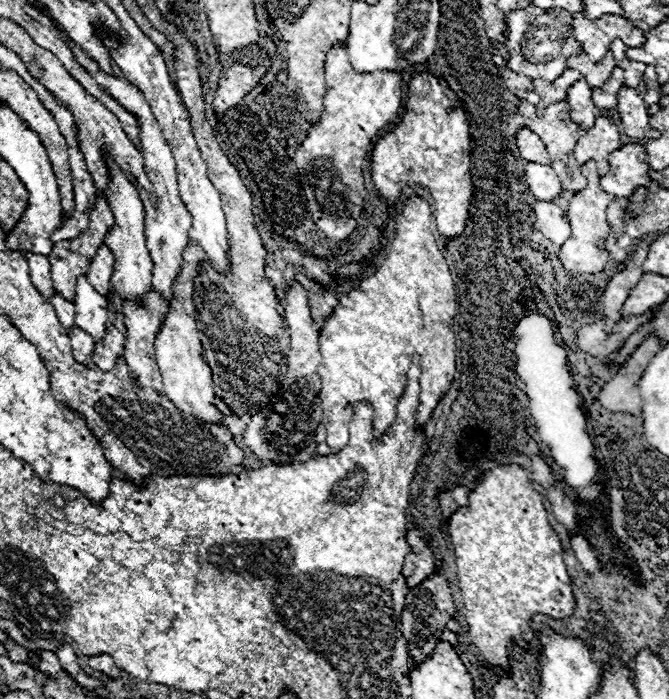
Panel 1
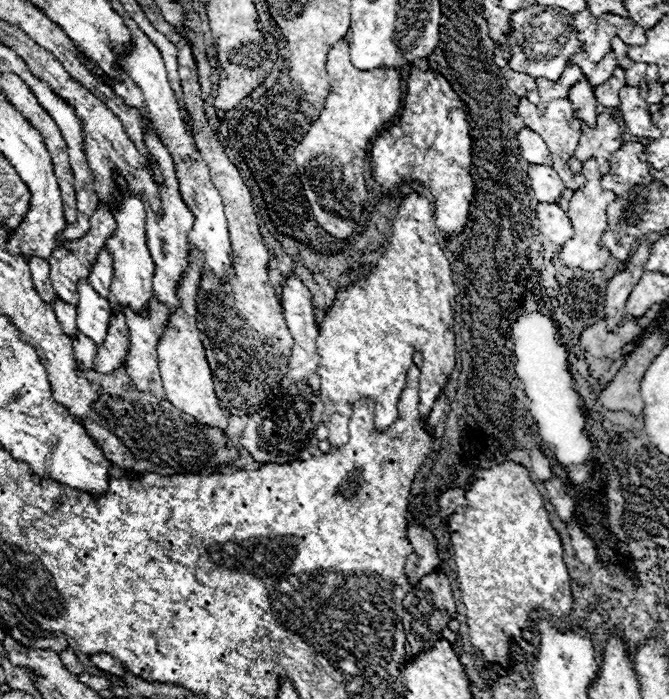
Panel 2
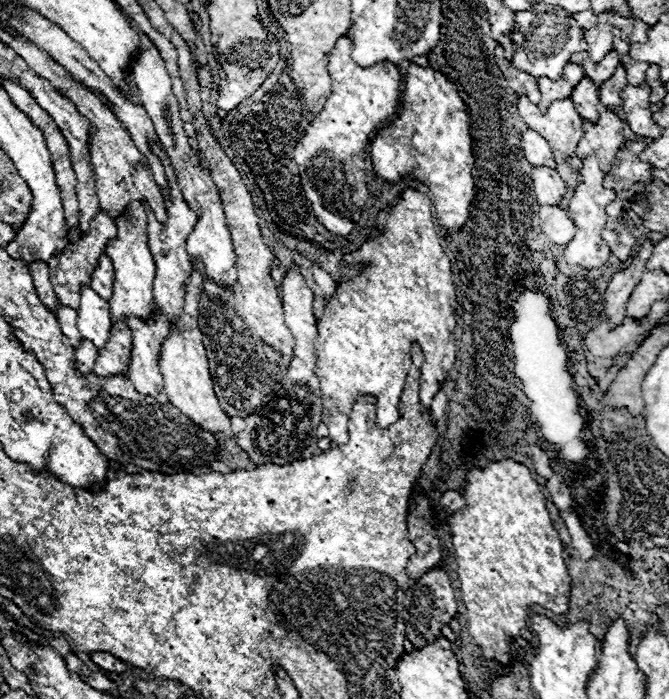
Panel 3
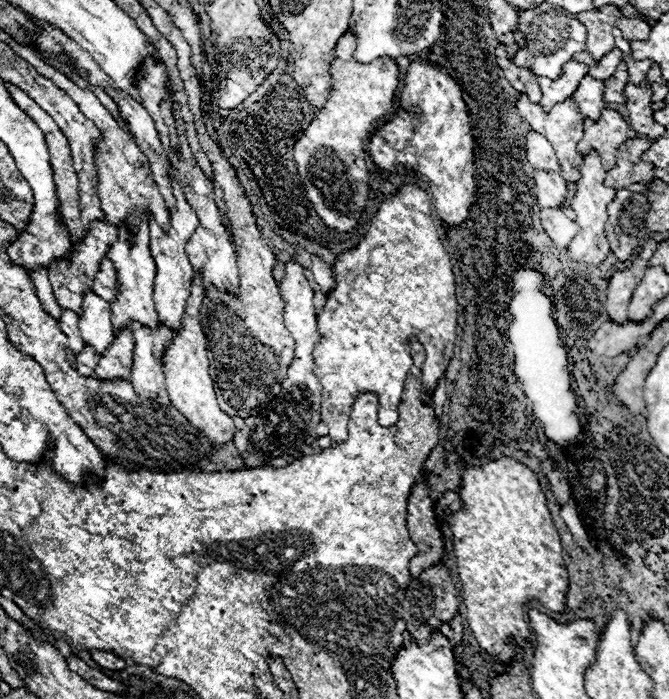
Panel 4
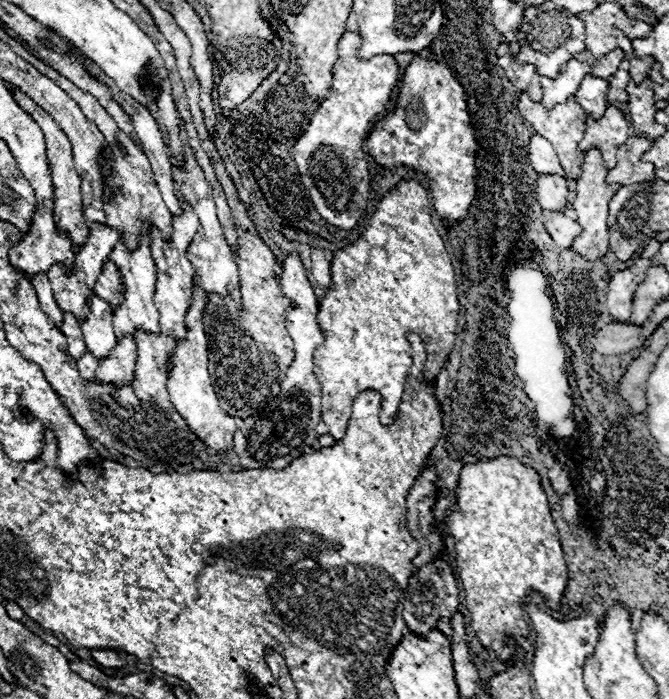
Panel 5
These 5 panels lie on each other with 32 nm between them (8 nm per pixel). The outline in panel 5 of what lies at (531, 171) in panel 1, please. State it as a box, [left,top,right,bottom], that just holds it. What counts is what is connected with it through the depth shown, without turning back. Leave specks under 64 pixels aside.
[536,174,568,210]

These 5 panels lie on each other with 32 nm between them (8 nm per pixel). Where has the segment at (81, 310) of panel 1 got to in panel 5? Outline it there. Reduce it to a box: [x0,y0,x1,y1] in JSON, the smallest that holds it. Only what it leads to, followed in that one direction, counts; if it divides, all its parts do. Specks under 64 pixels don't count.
[82,296,116,360]

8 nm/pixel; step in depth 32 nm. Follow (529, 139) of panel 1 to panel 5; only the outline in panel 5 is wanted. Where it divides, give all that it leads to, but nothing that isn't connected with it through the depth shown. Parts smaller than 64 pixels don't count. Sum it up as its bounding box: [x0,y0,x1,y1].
[528,134,562,176]

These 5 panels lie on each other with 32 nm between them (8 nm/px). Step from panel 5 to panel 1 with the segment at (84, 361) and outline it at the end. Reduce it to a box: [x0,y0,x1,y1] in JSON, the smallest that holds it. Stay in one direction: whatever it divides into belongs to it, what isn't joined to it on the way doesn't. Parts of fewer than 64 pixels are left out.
[68,326,94,364]

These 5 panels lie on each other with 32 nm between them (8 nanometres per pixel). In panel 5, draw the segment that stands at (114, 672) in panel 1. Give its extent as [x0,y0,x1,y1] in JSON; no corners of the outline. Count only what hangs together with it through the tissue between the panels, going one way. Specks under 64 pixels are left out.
[92,650,128,668]

